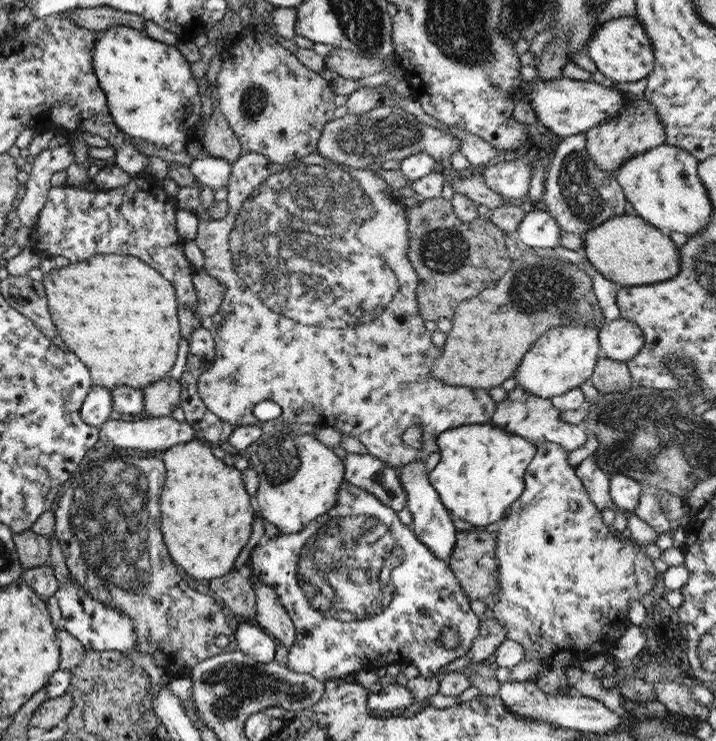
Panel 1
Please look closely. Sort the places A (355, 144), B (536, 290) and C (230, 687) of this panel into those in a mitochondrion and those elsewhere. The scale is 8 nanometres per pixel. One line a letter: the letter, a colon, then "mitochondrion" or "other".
A: mitochondrion
B: mitochondrion
C: mitochondrion

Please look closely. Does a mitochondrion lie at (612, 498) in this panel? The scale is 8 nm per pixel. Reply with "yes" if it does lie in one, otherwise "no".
no

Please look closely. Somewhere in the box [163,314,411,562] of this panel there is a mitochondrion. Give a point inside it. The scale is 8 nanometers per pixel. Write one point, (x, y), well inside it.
(279, 460)

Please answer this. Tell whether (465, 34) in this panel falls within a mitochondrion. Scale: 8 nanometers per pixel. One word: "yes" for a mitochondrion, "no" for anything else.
yes

